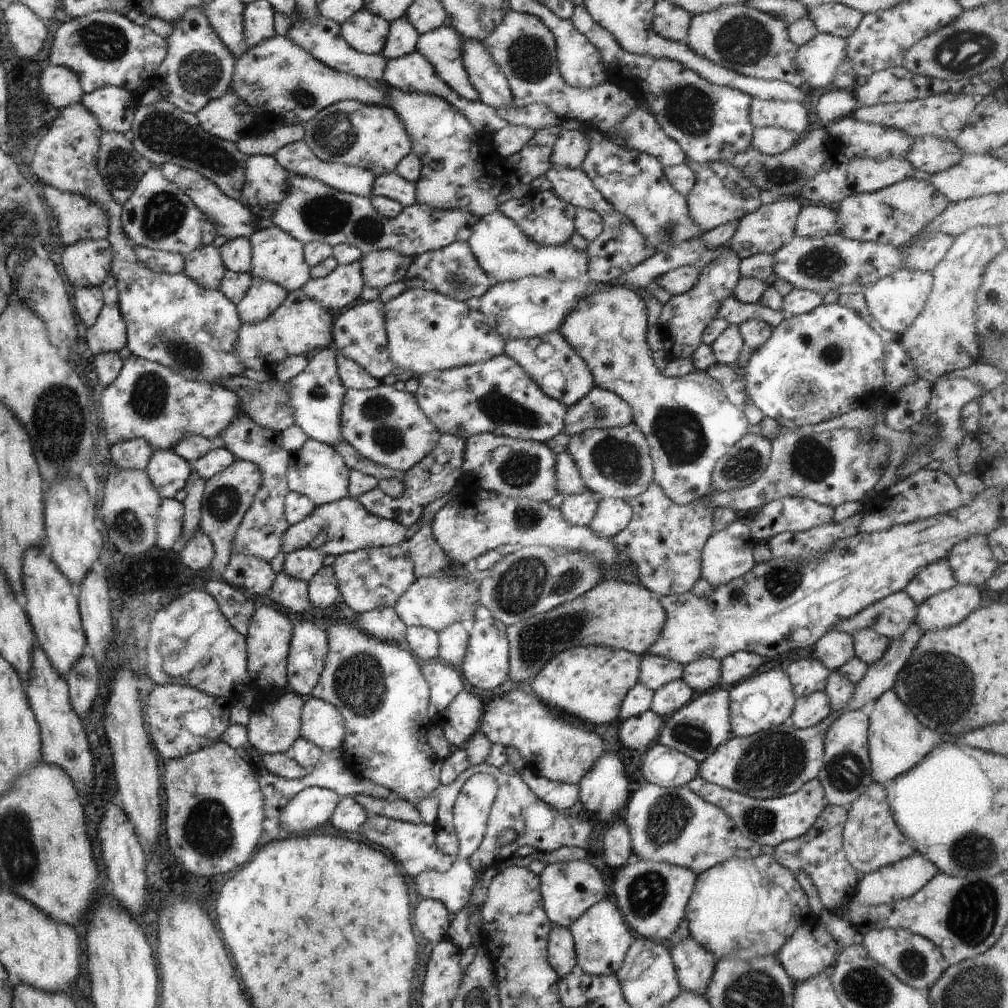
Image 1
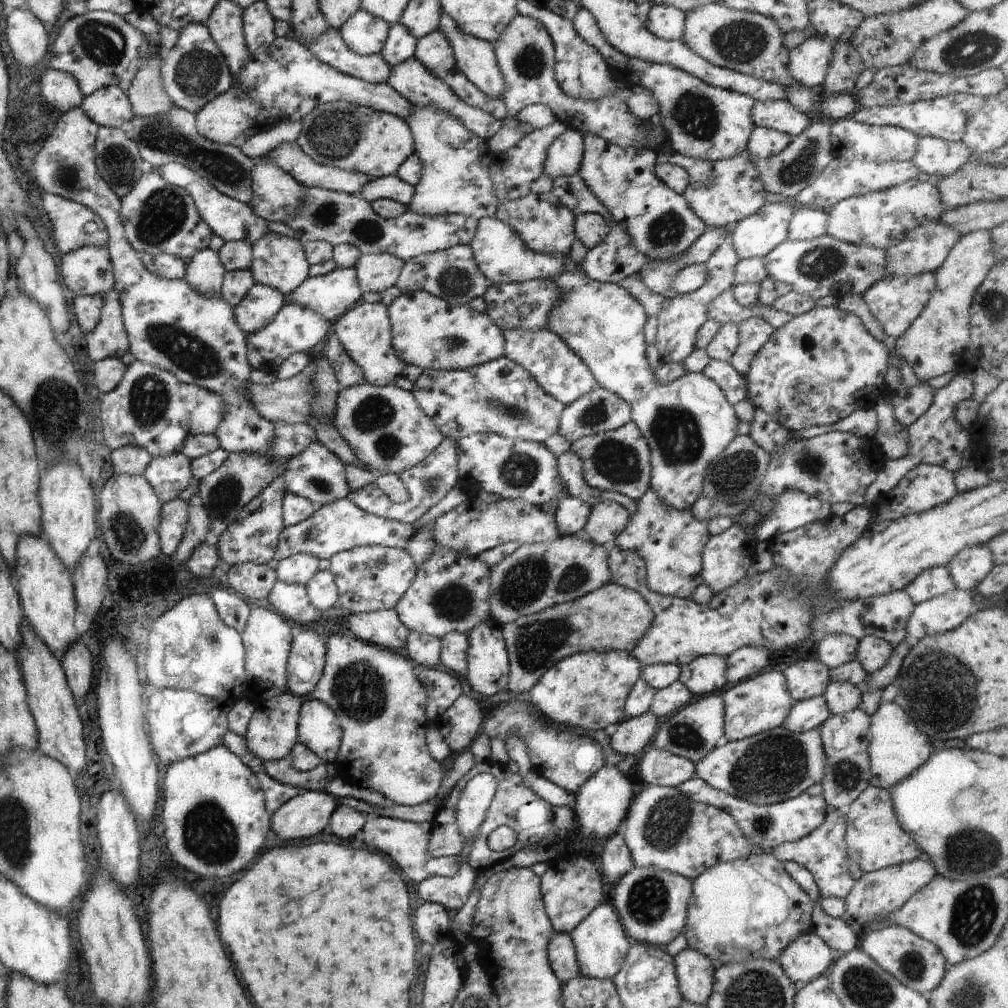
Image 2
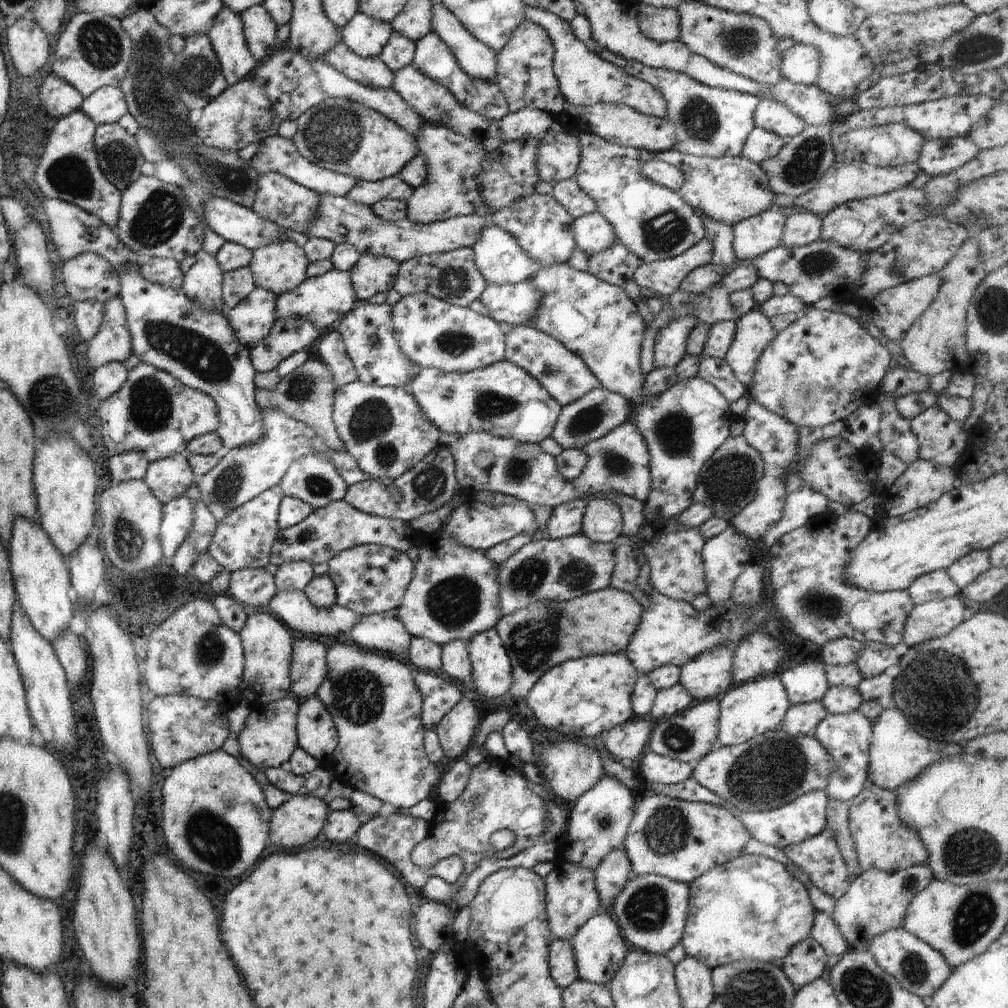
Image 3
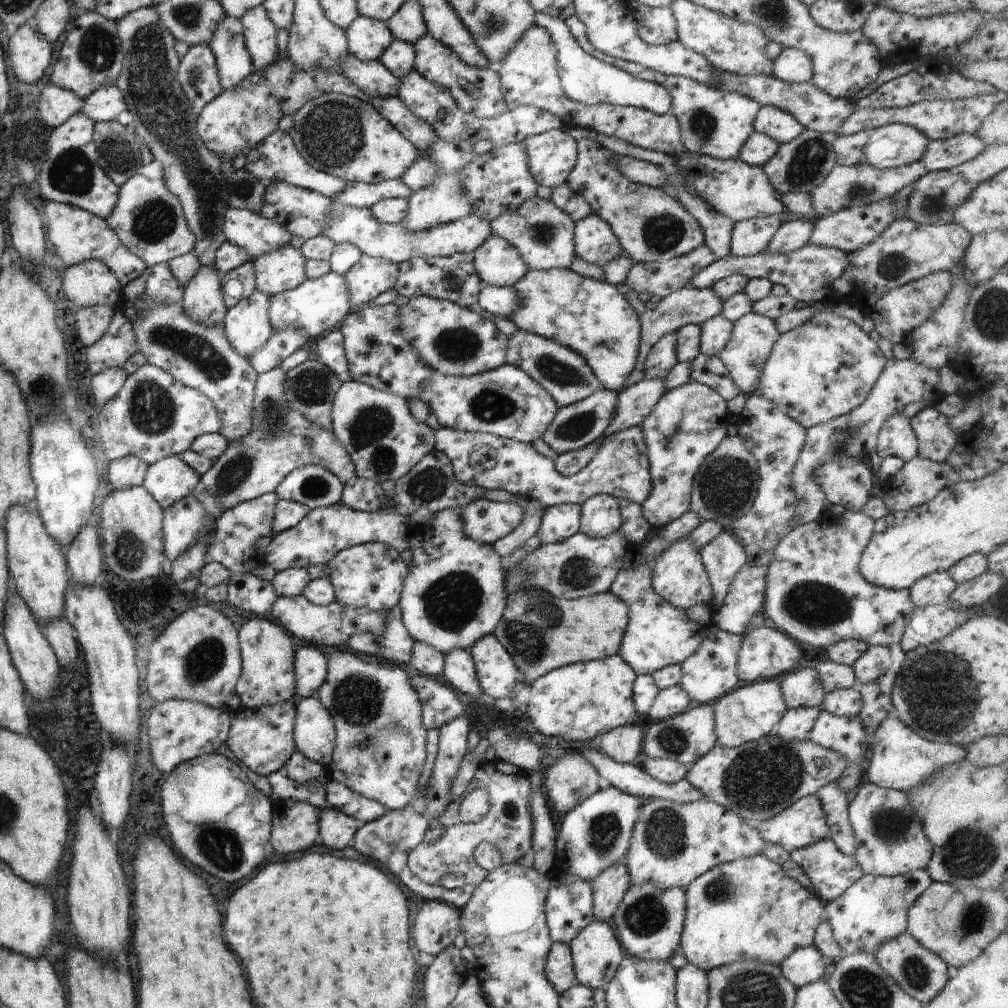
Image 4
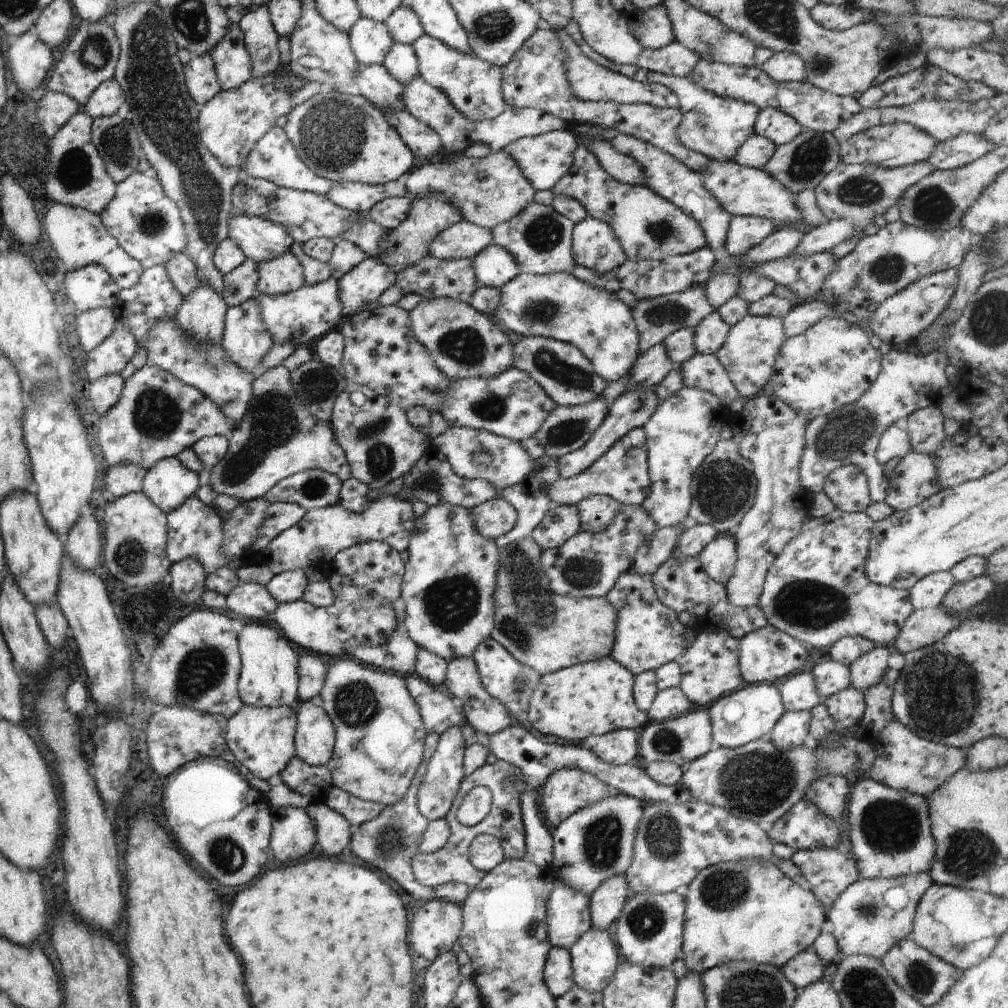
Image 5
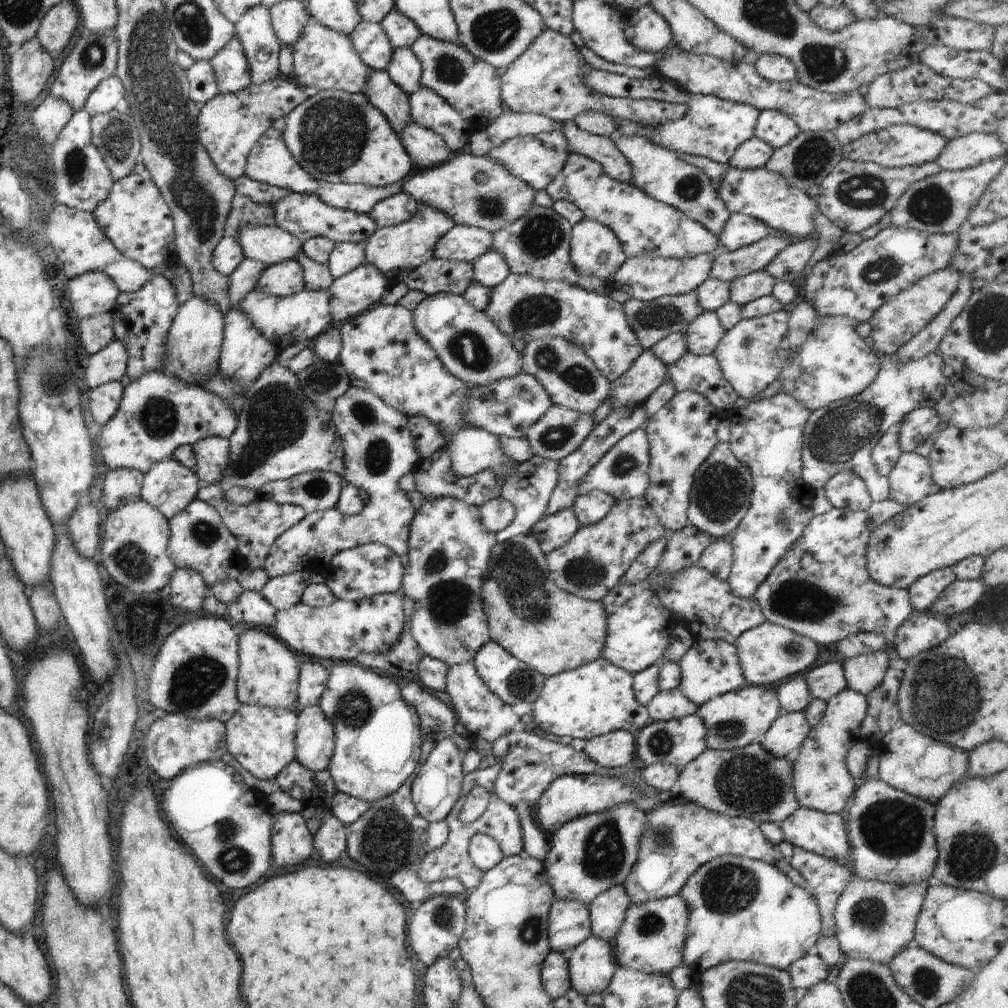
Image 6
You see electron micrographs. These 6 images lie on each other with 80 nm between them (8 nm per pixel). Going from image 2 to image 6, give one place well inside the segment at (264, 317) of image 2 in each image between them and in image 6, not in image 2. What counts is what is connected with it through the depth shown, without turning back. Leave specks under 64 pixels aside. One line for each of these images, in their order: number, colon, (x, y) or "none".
3: (253, 317)
4: (246, 326)
5: (245, 340)
6: (244, 354)

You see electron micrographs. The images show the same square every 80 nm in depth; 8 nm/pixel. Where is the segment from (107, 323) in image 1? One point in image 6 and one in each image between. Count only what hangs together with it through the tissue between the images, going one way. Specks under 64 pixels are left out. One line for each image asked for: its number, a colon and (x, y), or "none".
2: (107, 339)
3: (111, 343)
4: (118, 343)
5: (110, 356)
6: (109, 364)

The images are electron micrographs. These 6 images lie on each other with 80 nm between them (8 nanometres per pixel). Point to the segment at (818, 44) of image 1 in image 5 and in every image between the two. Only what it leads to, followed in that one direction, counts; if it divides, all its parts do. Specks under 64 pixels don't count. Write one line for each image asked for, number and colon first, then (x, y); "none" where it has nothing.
2: (807, 63)
3: (800, 64)
4: (791, 66)
5: (783, 67)

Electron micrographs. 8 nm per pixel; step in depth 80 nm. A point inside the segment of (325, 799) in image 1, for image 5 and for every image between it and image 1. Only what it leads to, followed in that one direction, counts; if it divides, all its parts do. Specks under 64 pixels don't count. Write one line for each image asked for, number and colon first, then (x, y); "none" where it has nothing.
2: (306, 814)
3: (298, 820)
4: (294, 827)
5: (292, 835)

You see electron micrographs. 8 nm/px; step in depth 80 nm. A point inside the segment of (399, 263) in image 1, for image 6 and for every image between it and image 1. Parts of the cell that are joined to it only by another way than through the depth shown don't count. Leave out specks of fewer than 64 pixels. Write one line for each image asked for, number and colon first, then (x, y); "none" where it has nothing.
2: (375, 272)
3: (370, 275)
4: (369, 276)
5: (363, 284)
6: (349, 295)

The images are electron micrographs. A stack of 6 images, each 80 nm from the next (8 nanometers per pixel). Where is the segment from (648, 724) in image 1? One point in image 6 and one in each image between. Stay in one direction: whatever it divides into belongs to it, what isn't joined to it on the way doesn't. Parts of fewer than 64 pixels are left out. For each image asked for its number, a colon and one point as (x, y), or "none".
2: (629, 738)
3: (625, 742)
4: (621, 744)
5: (617, 747)
6: (616, 749)

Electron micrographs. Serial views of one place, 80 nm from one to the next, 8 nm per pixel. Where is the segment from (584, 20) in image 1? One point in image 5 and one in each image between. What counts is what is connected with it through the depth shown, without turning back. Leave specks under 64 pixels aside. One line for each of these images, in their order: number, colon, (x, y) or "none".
2: (702, 122)
3: (709, 122)
4: (712, 122)
5: (713, 126)

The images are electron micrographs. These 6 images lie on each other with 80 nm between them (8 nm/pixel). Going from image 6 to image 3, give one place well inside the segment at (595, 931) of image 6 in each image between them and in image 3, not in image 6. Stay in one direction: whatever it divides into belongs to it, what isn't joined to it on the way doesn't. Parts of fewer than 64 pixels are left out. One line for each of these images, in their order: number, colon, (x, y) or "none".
3: (614, 870)
4: (608, 887)
5: (605, 902)

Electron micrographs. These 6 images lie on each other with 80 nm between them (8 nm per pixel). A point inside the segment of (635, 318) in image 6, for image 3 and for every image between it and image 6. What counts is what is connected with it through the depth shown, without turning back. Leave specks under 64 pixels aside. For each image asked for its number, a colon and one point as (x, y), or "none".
3: (713, 306)
4: (686, 306)
5: (655, 319)

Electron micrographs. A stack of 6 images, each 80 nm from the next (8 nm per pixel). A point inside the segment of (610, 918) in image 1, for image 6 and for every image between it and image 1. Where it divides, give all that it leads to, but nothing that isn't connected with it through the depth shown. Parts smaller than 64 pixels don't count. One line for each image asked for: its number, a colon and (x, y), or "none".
2: (600, 945)
3: (598, 949)
4: (595, 951)
5: (594, 958)
6: (591, 963)

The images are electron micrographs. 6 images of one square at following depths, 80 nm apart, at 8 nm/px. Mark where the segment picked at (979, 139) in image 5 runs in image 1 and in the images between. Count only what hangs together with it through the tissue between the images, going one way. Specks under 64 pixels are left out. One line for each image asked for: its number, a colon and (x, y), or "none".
1: (928, 154)
2: (935, 157)
3: (936, 156)
4: (939, 155)

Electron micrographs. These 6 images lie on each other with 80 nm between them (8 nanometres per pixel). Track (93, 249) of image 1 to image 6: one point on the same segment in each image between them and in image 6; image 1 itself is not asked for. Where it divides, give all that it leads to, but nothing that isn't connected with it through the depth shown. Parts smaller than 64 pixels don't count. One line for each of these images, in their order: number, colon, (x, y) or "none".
2: (86, 271)
3: (87, 276)
4: (89, 283)
5: (90, 287)
6: (90, 293)

